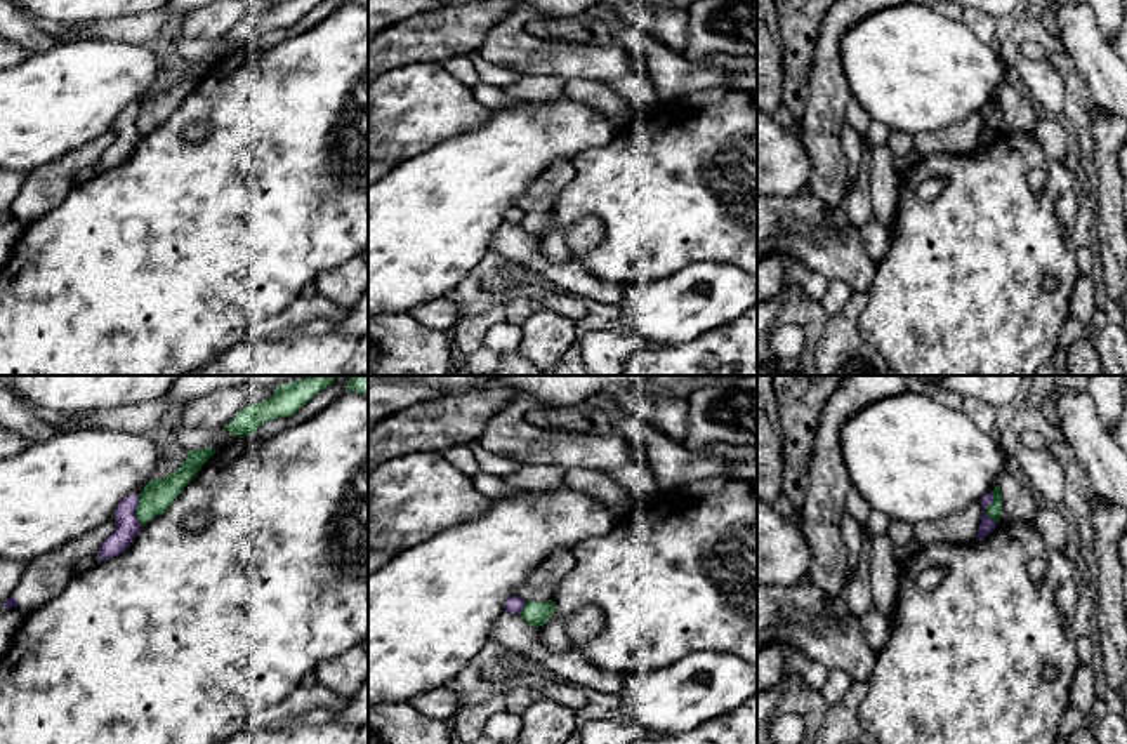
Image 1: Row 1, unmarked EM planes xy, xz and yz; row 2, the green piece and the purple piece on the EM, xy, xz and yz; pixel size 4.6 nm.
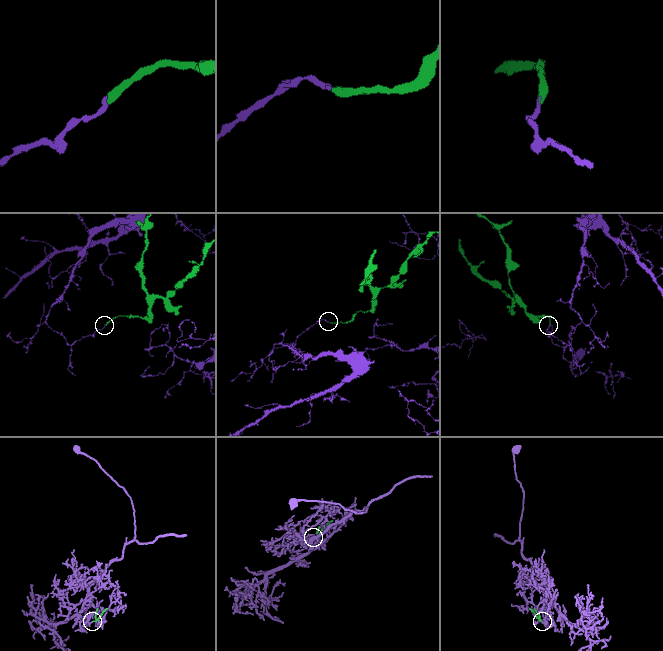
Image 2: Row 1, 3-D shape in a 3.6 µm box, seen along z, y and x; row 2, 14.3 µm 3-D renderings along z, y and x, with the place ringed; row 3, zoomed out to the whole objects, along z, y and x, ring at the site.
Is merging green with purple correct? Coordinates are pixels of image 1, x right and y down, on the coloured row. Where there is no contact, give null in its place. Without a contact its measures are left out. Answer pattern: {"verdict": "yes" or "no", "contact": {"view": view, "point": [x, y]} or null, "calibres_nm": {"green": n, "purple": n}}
{"verdict": "no", "contact": {"view": "yz", "point": [985, 510]}, "calibres_nm": {"green": 70, "purple": 70}}

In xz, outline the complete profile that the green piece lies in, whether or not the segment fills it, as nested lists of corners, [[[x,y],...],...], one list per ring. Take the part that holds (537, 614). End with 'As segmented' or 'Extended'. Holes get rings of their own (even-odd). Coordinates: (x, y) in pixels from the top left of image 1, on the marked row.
[[[552,600],[547,601],[526,601],[523,612],[519,614],[528,624],[540,628],[544,626],[556,612]]]. As segmented

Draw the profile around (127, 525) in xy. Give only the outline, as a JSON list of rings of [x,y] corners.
[[[130,494],[118,504],[118,508],[115,509],[116,530],[97,549],[97,563],[106,561],[125,551],[134,537],[139,534],[142,525],[135,516],[137,504],[139,494]]]

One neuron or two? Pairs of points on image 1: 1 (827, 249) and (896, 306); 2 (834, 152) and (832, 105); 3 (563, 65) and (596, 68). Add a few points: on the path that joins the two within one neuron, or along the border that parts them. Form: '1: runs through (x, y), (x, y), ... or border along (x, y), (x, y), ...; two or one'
1: border along (876, 265), (876, 275), (867, 291); two
2: runs through (829, 139), (829, 117); one
3: runs through (572, 65), (587, 65); one

